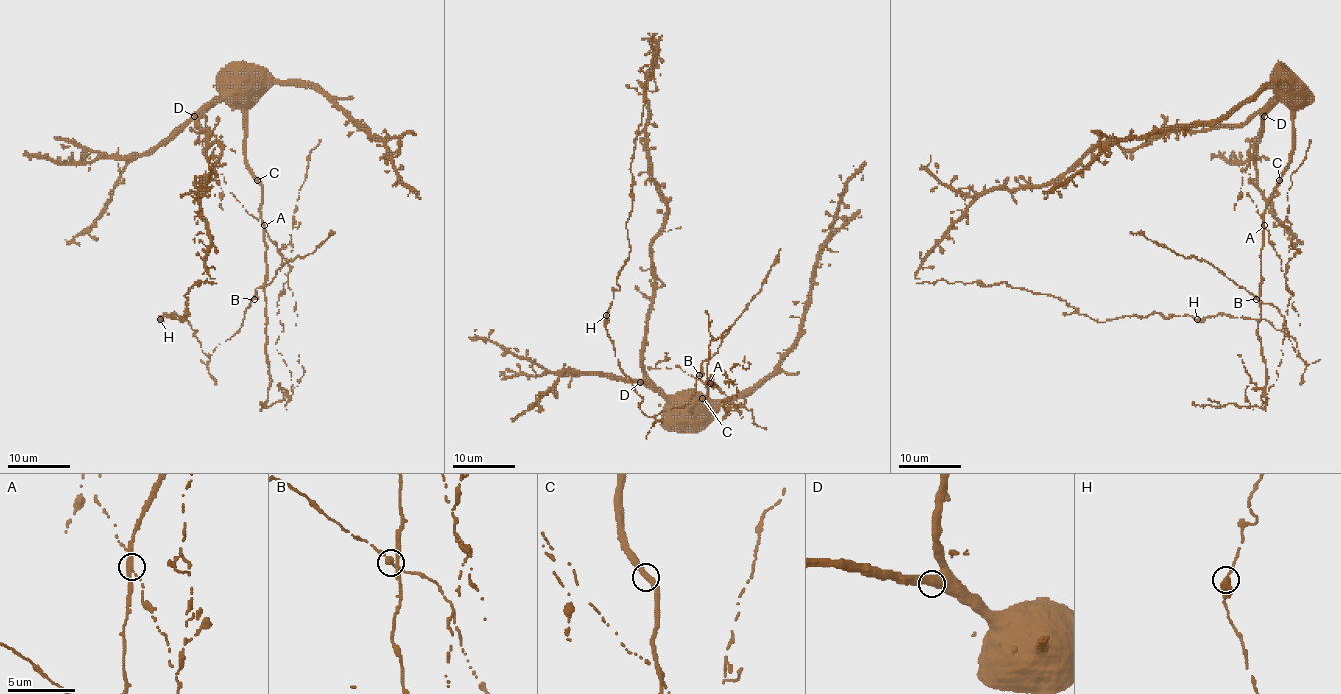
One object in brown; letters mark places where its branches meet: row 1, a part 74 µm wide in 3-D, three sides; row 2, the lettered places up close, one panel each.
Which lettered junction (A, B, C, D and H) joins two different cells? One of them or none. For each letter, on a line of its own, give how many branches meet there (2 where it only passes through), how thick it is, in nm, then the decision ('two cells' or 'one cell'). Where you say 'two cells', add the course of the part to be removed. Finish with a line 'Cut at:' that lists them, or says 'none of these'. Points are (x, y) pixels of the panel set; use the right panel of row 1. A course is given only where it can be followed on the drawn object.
A: branches 2; calibre 360 nm; two cells; course (1264, 225), (1292, 296), (1278, 377), (1261, 398), (1262, 405), (1253, 409), (1245, 395), (1250, 380), (1237, 355)
B: branches 2; calibre 320 nm; one cell
C: branches 2; calibre 380 nm; one cell
D: branches 2; calibre 500 nm; one cell
H: branches 2; calibre 360 nm; one cell
Cut at: A

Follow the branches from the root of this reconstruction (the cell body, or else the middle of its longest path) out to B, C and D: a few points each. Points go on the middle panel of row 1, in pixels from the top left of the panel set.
B: (651, 174), (666, 220), (651, 245), (654, 303), (643, 371), (682, 410), (707, 393), (712, 379), (699, 375)
C: (651, 174), (666, 206), (666, 220), (651, 245), (654, 303), (643, 371), (682, 410), (702, 398)
D: (651, 174), (666, 206), (666, 220), (651, 245), (654, 303), (648, 317), (640, 382)

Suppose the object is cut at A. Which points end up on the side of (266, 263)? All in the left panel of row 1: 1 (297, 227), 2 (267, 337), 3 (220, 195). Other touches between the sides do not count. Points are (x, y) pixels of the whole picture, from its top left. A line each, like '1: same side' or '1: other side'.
1: other side
2: same side
3: other side

